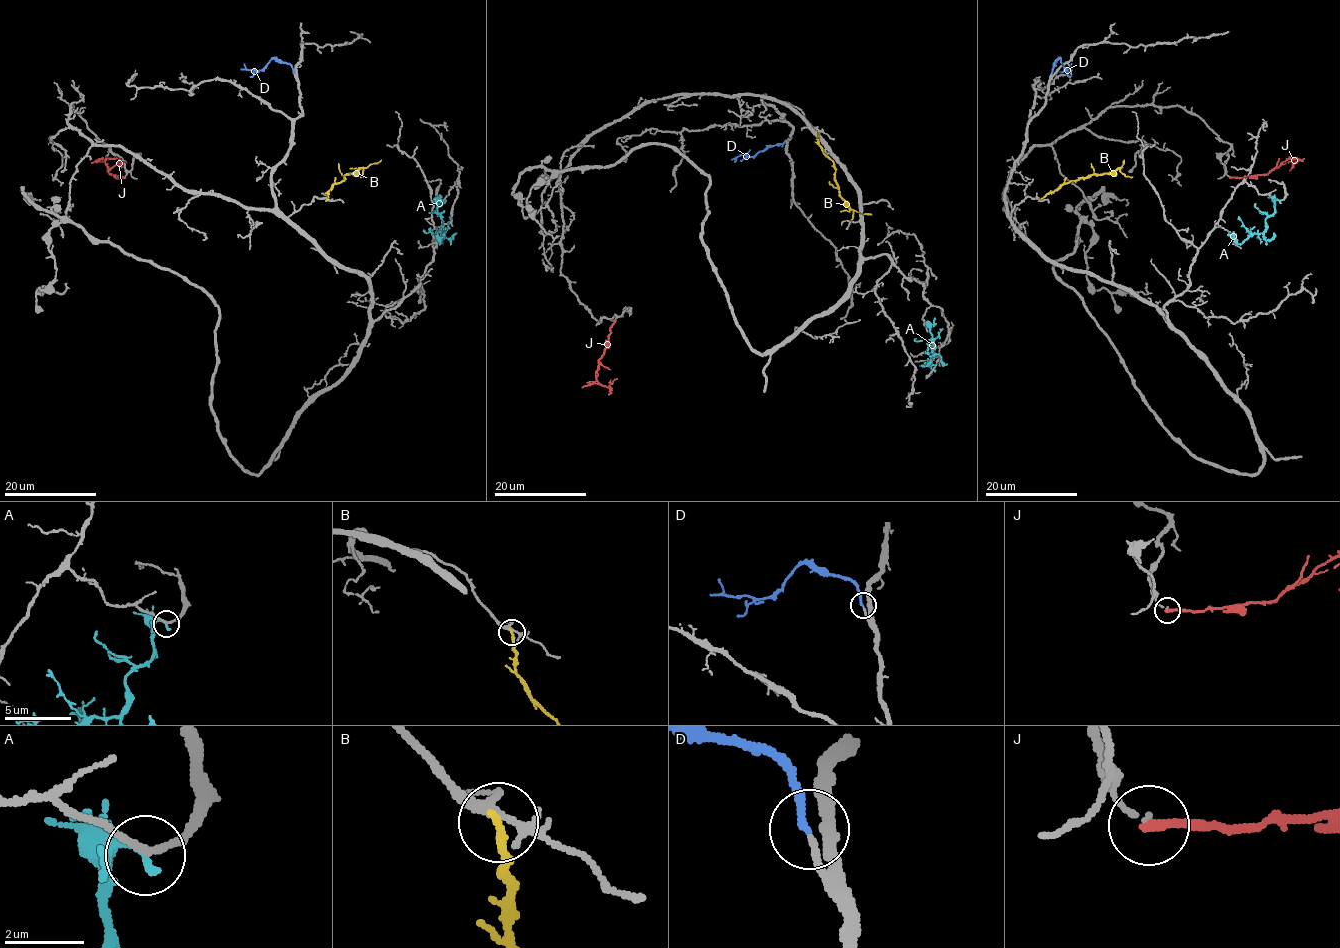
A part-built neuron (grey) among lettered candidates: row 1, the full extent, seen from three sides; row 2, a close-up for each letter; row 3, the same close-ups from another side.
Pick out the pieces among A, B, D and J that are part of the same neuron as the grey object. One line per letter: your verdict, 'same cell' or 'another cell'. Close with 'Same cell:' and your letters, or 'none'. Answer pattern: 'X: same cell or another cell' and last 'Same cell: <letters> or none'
A: another cell
B: another cell
D: same cell
J: another cell
Same cell: D

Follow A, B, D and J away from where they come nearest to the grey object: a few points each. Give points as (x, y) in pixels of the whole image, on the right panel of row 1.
A: (1279, 200), (1276, 199), (1275, 211), (1265, 219), (1262, 233), (1252, 233), (1241, 243), (1232, 234), (1227, 235)
B: (1039, 199), (1072, 181), (1094, 174), (1107, 174), (1119, 168), (1124, 160)
D: (1051, 72), (1059, 59), (1066, 70), (1072, 63)
J: (1230, 177), (1268, 174), (1287, 160), (1298, 159), (1287, 162)

